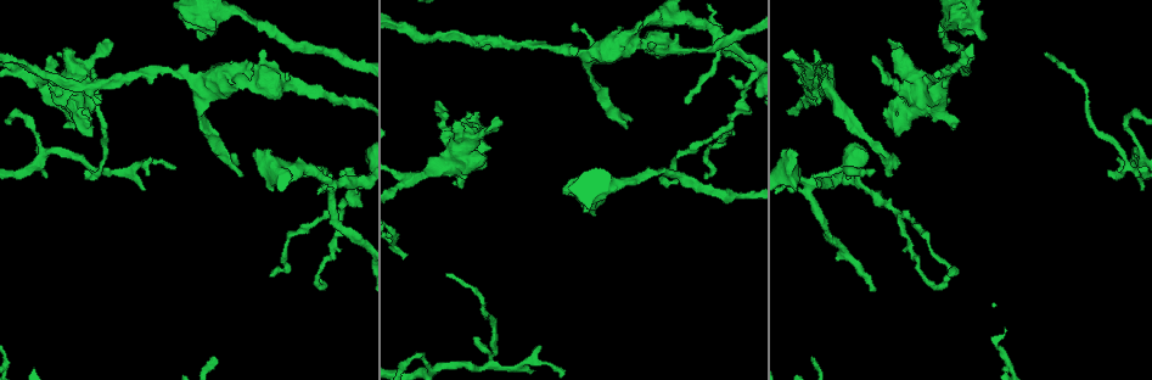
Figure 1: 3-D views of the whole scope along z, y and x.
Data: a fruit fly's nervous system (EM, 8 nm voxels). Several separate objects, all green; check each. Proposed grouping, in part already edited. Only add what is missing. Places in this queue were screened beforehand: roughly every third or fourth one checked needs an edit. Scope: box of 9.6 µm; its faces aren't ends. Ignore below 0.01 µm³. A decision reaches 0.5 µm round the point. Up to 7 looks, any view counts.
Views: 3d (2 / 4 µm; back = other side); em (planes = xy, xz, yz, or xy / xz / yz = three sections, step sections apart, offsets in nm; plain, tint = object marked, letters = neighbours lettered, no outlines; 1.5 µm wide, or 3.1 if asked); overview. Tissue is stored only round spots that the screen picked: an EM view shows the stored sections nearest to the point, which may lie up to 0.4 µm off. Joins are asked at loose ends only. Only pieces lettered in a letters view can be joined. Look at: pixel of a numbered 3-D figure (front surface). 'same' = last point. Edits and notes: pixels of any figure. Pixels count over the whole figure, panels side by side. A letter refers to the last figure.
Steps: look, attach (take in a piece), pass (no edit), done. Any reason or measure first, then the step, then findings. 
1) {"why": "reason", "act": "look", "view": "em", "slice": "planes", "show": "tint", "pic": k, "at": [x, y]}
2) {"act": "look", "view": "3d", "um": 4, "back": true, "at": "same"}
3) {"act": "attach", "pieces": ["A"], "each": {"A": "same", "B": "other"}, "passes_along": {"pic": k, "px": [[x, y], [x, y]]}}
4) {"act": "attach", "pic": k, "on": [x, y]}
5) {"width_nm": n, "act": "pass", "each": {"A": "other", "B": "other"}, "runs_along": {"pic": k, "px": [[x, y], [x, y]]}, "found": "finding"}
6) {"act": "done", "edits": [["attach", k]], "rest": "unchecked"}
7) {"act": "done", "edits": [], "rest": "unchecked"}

{"why": "an open end", "act": "look", "view": "em", "slice": "planes", "show": "letters", "pic": 1, "at": [112, 41]}

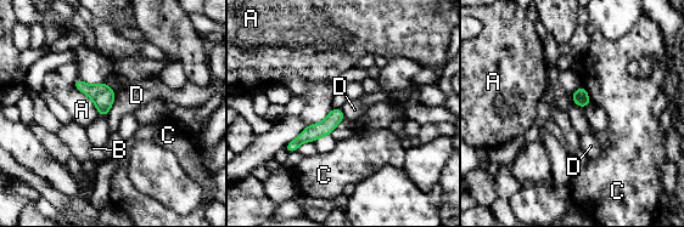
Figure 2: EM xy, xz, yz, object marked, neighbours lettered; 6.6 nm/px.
{"width_nm": 110, "act": "pass", "each": {"A": "other", "B": "other", "C": "other", "D": "other"}, "border": {"pic": 2, "px": [[116, 94], [107, 118]]}, "found": "no lettered piece goes on from it"}

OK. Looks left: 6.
{"why": "thick end", "act": "look", "view": "em", "slice": "planes", "show": "letters", "pic": 1, "at": [895, 137]}

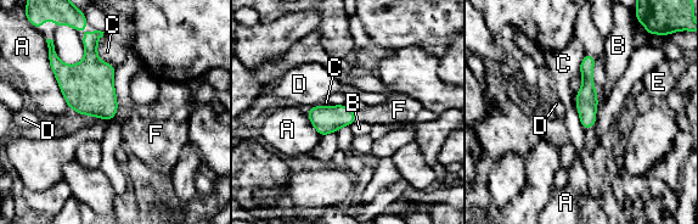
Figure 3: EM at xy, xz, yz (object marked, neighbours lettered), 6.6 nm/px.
{"act": "attach", "pieces": ["F"], "each": {"A": "other", "B": "other", "C": "other", "D": "other", "E": "other", "F": "same"}, "passes_along": {"pic": 3, "px": [[326, 119], [354, 116], [392, 112]]}, "found": "the neuron continues"}

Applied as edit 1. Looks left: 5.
{"why": "an open end", "act": "look", "view": "3d", "um": 4, "pic": 1, "at": [477, 336]}

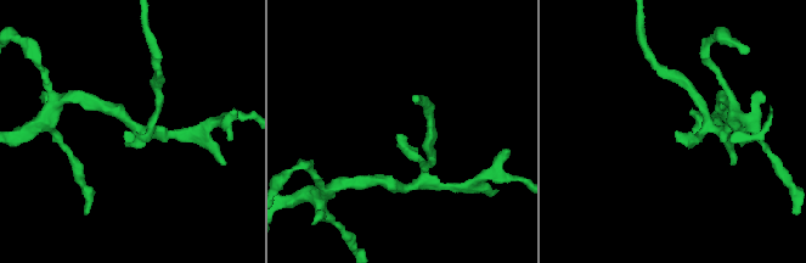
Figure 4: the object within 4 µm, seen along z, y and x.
{"act": "look", "view": "em", "slice": "xz", "step": 8, "show": "letters", "pic": 4, "at": [398, 136]}

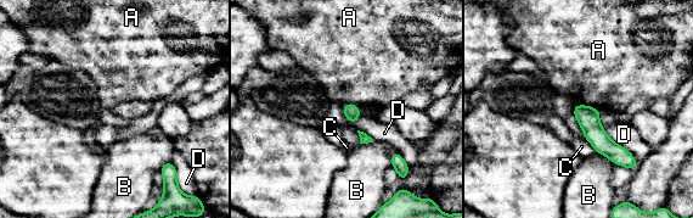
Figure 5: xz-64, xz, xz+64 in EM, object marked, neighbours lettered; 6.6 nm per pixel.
{"act": "look", "view": "em", "slice": "planes", "show": "letters", "at": "same"}

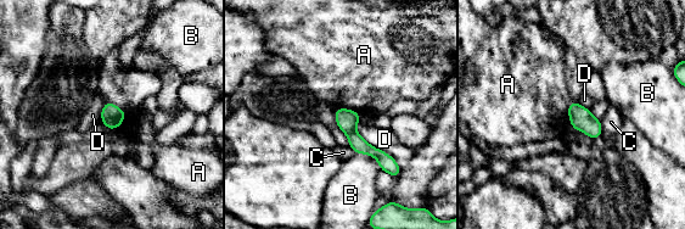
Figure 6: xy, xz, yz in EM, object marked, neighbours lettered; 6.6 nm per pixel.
{"longest_contact_nm": ["D", 420], "act": "pass", "each": {"A": "other", "B": "other", "C": "other", "D": "other"}, "border": {"pic": 6, "px": [[360, 119], [355, 130], [402, 168]]}, "found": "none of them fits"}

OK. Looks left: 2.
{"act": "done", "edits": [["attach", 3]], "rest": "unchecked"}

